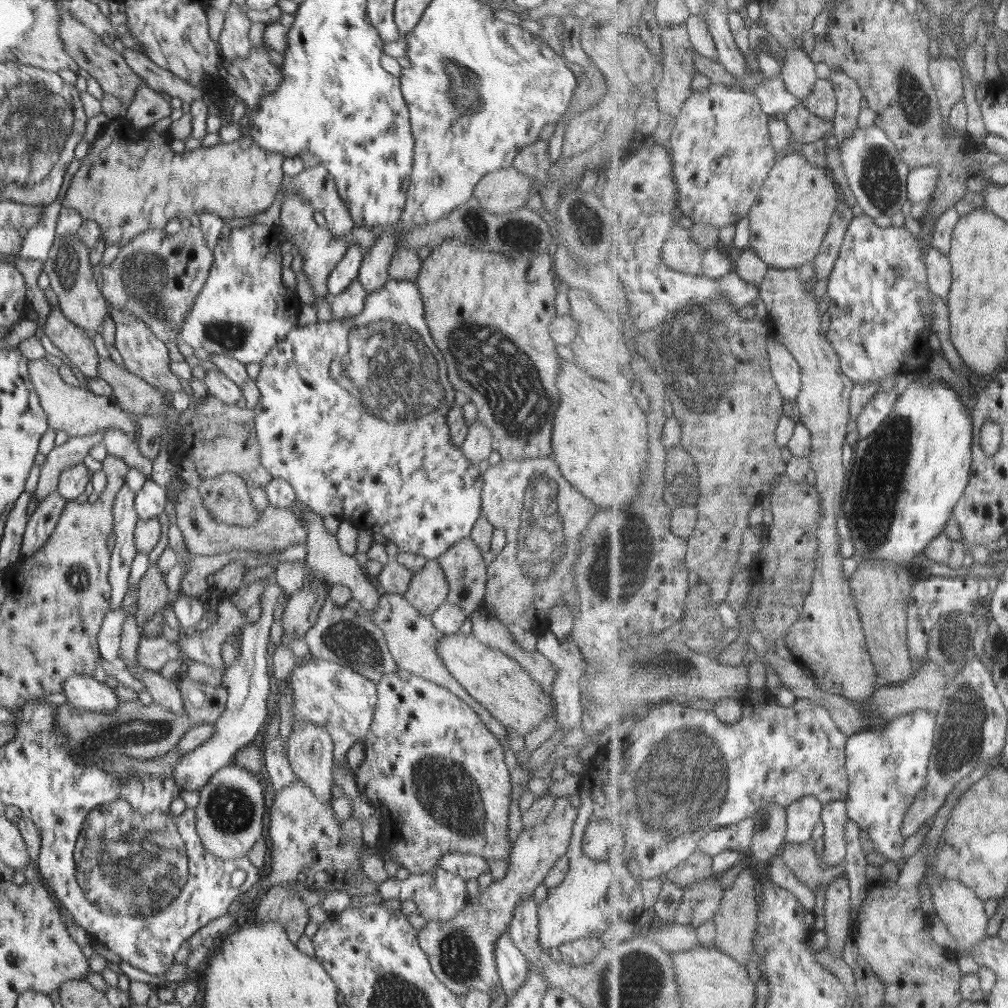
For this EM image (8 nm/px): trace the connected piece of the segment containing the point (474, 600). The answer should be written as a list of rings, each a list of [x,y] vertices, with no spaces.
[[[467,537],[454,543],[437,559],[448,581],[449,592],[446,602],[462,607],[468,615],[471,615],[480,608],[486,593],[487,565],[484,563],[484,559],[482,559],[481,550],[470,537]]]

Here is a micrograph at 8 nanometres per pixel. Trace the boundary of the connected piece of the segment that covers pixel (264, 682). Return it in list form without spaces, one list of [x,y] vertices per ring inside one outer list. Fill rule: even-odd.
[[[274,573],[268,577],[268,584],[265,587],[264,593],[261,597],[261,613],[257,616],[257,619],[251,620],[243,626],[243,631],[241,635],[241,651],[239,656],[236,658],[231,666],[224,666],[223,674],[224,680],[228,683],[226,687],[228,688],[228,700],[224,712],[218,717],[214,725],[214,736],[208,739],[207,742],[204,741],[198,748],[191,750],[190,752],[184,753],[183,757],[180,757],[178,764],[173,771],[173,779],[175,785],[179,788],[180,792],[183,790],[199,790],[205,785],[205,782],[215,773],[218,772],[222,767],[230,764],[232,756],[252,742],[261,729],[265,728],[264,722],[268,720],[268,694],[270,694],[270,672],[268,672],[268,648],[269,634],[274,618],[274,609],[276,605],[276,599],[282,595],[283,589],[278,585],[276,575]]]

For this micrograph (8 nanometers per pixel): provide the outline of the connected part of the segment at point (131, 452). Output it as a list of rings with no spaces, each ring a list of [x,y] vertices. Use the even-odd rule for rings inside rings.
[[[117,428],[105,429],[100,444],[106,448],[108,454],[122,458],[124,464],[132,469],[144,473],[148,481],[152,480],[153,462],[144,458],[128,433],[124,433]]]

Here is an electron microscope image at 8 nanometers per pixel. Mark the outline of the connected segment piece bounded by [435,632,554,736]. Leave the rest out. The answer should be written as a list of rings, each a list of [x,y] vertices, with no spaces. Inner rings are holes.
[[[454,633],[444,635],[436,644],[435,651],[443,660],[445,667],[450,674],[466,689],[466,692],[473,696],[494,718],[497,718],[505,727],[510,726],[514,732],[525,736],[535,729],[542,720],[546,719],[552,712],[551,706],[554,707],[554,697],[539,685],[539,682],[531,679],[531,675],[520,664],[520,659],[507,655],[501,650],[489,647],[487,644],[480,642],[472,633]]]

